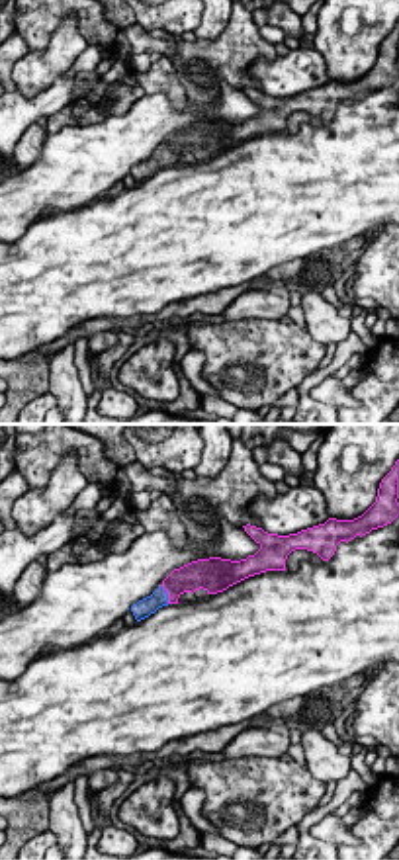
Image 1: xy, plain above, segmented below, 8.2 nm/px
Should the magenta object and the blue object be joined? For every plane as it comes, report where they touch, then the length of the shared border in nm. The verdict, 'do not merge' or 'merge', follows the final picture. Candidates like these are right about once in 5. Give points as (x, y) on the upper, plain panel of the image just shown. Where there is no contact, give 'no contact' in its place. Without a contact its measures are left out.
contact (167, 155); length 160 nm

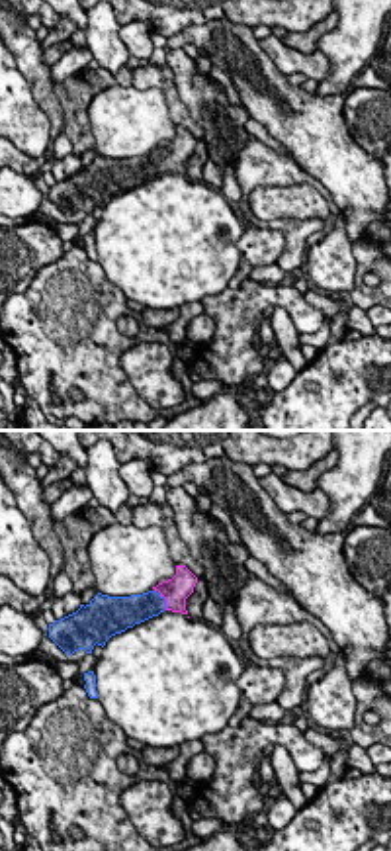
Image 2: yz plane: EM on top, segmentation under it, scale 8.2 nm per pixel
contact (167, 163); length 170 nm

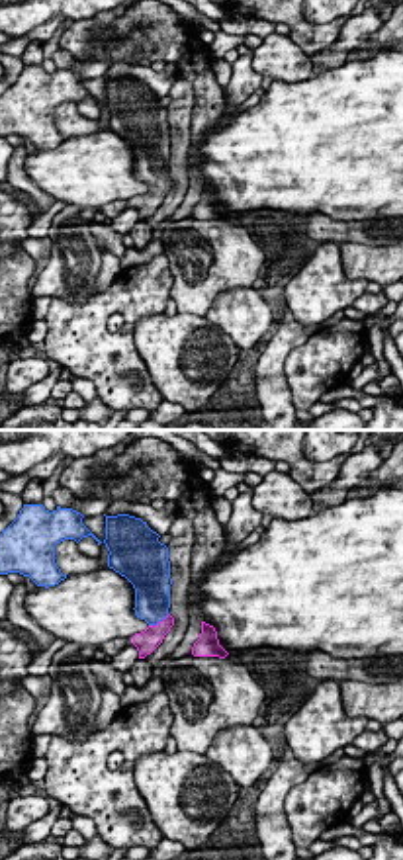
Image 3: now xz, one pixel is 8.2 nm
contact (159, 184); length 200 nm

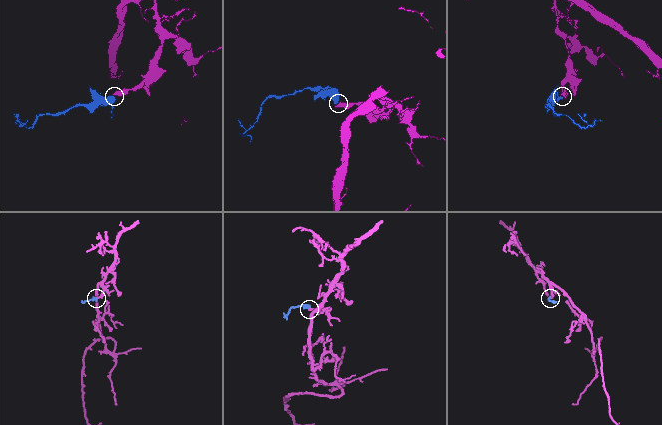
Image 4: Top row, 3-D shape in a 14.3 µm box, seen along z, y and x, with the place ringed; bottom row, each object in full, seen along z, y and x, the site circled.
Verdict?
merge

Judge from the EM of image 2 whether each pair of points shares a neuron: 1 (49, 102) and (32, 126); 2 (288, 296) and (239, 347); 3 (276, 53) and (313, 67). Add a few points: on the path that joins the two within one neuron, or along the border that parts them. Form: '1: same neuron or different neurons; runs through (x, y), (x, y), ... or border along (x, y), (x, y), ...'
1: different neurons; border along (20, 71), (32, 98), (49, 122), (51, 137)
2: same neuron; runs through (270, 296), (264, 296), (239, 321), (239, 329)
3: same neuron; runs through (286, 59), (304, 63)

